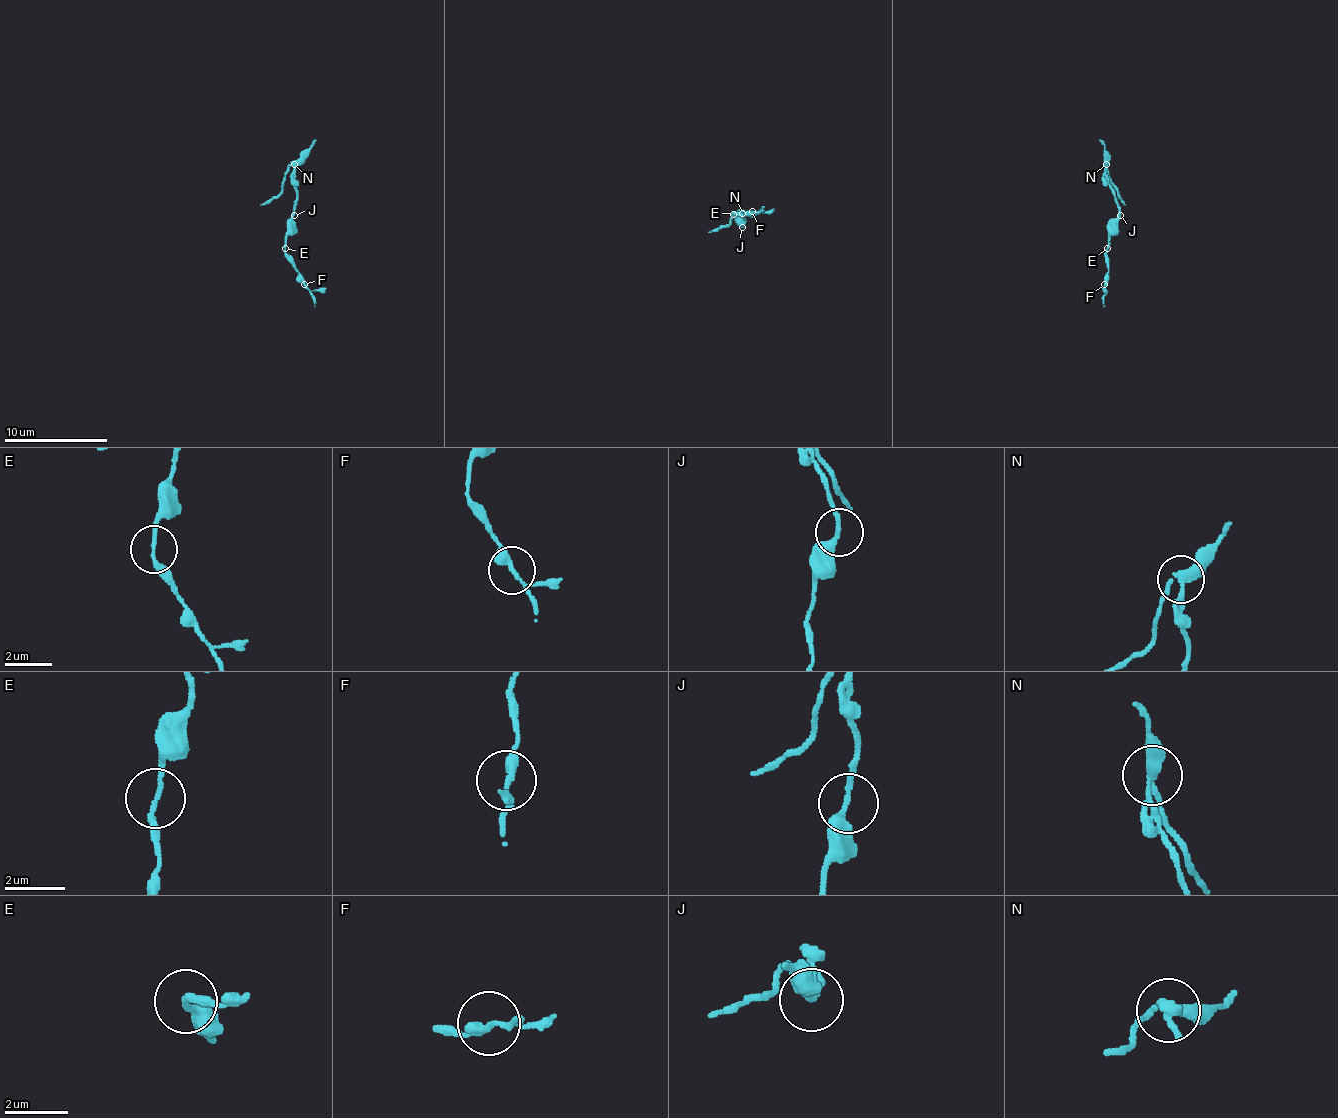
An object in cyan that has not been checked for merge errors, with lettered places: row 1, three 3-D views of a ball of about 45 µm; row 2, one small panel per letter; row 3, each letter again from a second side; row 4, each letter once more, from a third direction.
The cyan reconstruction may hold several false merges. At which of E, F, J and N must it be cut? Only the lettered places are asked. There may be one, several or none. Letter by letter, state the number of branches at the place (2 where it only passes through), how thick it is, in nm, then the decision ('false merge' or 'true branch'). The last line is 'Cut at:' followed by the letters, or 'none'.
E: 2 | 160 nm | true branch
F: 3 | 200 nm | true branch
J: 2 | 240 nm | true branch
N: 3 | 260 nm | false merge
Cut at: N

